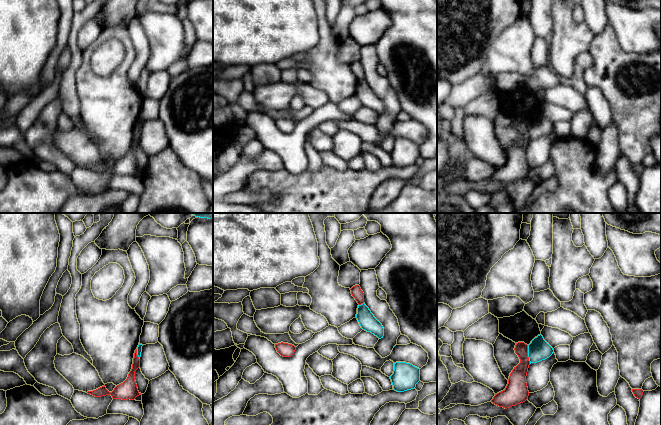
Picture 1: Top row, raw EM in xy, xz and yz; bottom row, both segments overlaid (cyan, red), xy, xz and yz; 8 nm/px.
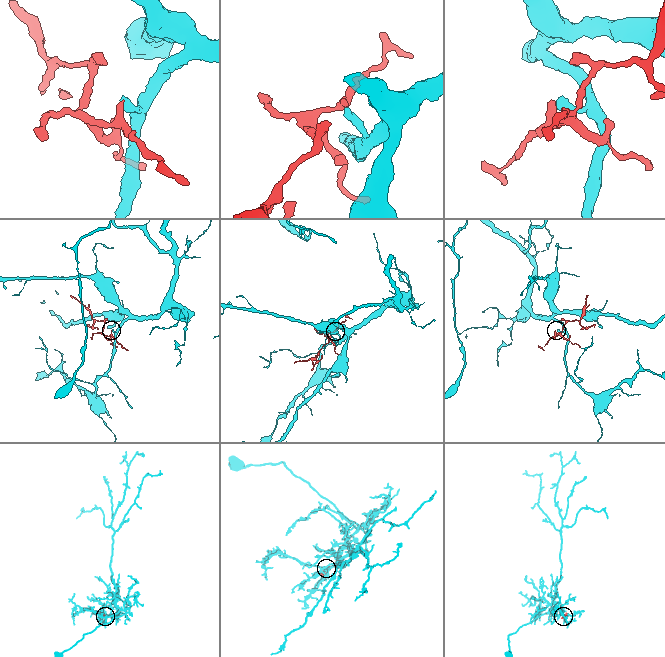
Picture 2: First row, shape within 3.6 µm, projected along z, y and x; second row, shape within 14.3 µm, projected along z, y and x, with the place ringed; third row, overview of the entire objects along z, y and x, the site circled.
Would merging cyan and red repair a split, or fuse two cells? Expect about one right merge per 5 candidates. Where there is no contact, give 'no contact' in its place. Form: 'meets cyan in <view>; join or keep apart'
meets cyan in yz; keep apart

